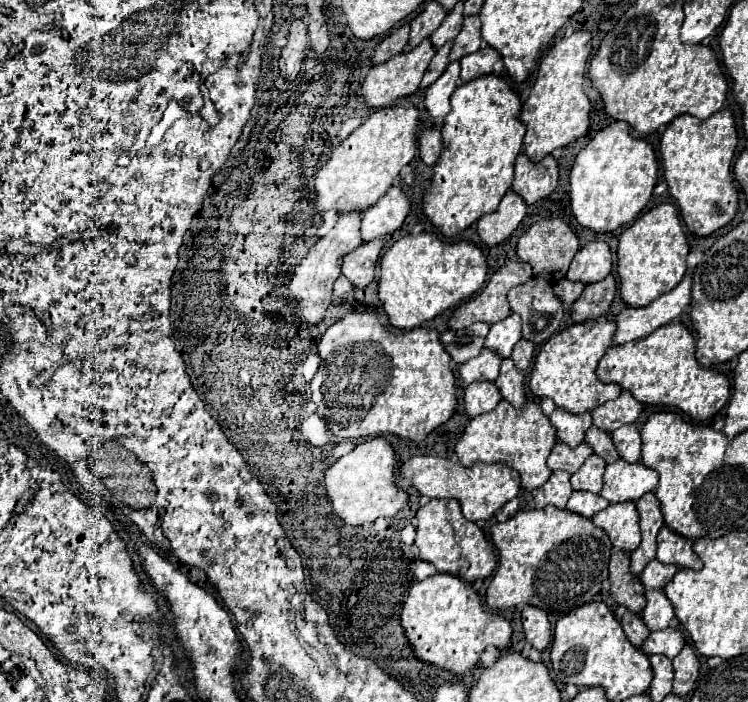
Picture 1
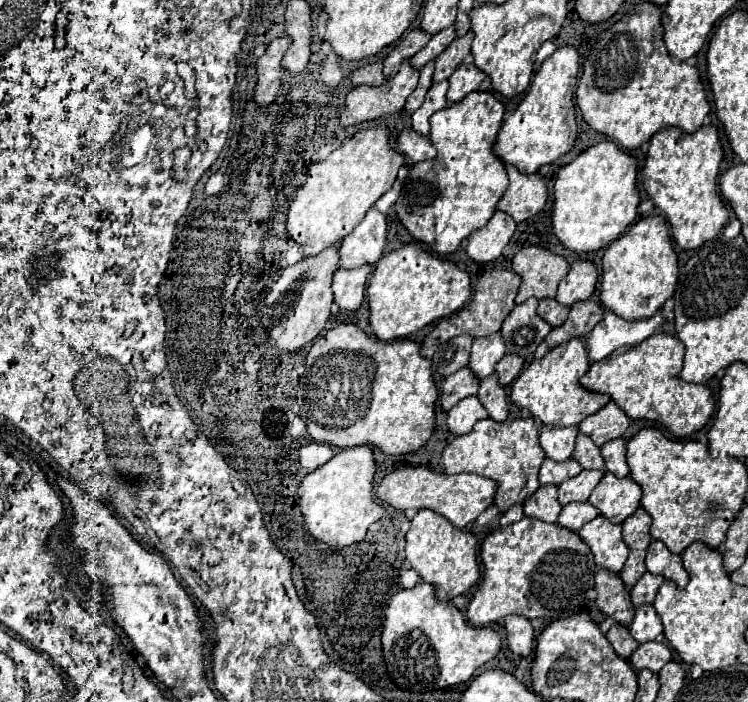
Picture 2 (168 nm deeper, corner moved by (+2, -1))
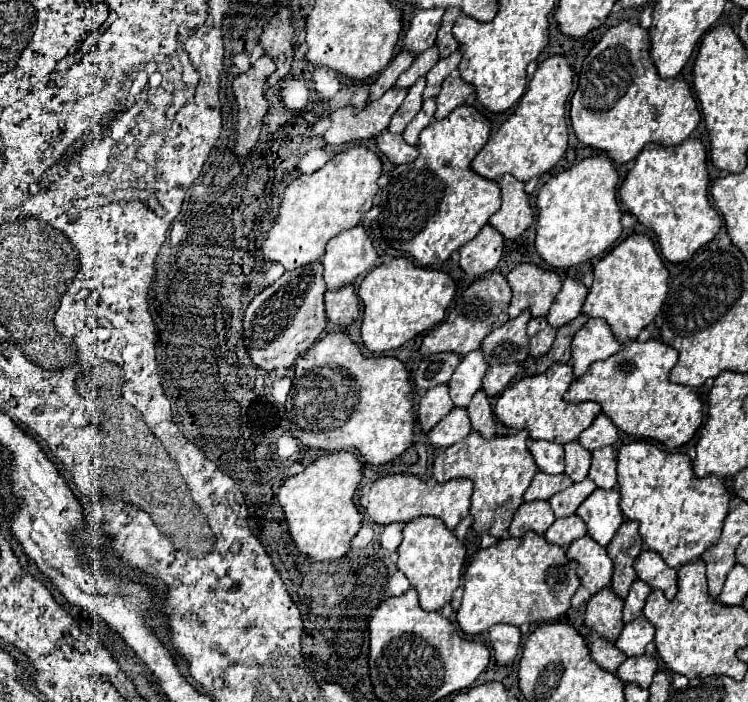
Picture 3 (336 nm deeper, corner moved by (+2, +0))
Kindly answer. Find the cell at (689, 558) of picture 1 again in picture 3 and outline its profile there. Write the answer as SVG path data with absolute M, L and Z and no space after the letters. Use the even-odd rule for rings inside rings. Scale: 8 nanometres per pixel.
M642 551L638 559L634 561L634 571L636 577L648 583L652 589L660 589L666 593L666 599L674 599L678 593L678 583L676 583L676 571L664 563L660 555L654 551Z

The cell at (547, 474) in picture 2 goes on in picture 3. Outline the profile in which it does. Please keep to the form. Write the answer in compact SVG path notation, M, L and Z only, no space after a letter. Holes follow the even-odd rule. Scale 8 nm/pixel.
M538 471L530 483L530 487L524 493L524 503L530 501L548 501L554 493L564 491L566 487L570 487L572 481L560 473L560 475L546 475L542 471Z

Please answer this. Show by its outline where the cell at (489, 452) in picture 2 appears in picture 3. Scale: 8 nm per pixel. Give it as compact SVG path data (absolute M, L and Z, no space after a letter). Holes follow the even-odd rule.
M524 431L492 439L484 439L478 433L470 433L464 439L462 447L460 443L456 443L444 449L434 459L432 477L436 483L446 483L452 479L470 479L474 483L470 505L472 531L478 537L492 535L494 539L502 539L512 523L516 509L522 505L524 491L528 489L536 471L536 463L528 451L528 435L524 435Z

